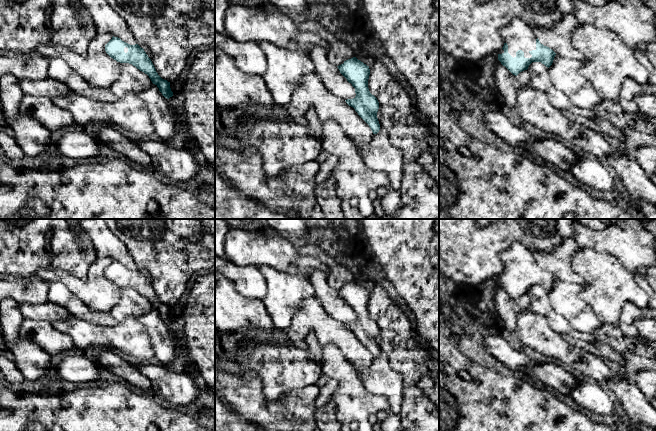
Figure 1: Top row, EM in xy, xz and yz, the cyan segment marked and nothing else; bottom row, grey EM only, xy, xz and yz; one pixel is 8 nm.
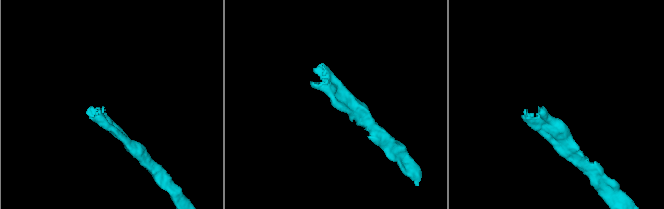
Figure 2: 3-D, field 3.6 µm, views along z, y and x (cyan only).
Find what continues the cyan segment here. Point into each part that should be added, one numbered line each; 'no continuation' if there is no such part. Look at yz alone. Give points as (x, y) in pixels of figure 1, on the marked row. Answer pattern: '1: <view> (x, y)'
1: yz (518, 35)

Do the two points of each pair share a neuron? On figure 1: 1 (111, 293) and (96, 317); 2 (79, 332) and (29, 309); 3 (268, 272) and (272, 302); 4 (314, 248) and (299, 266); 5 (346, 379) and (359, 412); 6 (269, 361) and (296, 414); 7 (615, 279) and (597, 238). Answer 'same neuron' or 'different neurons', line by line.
1: different neurons
2: different neurons
3: same neuron
4: different neurons
5: same neuron
6: different neurons
7: different neurons

